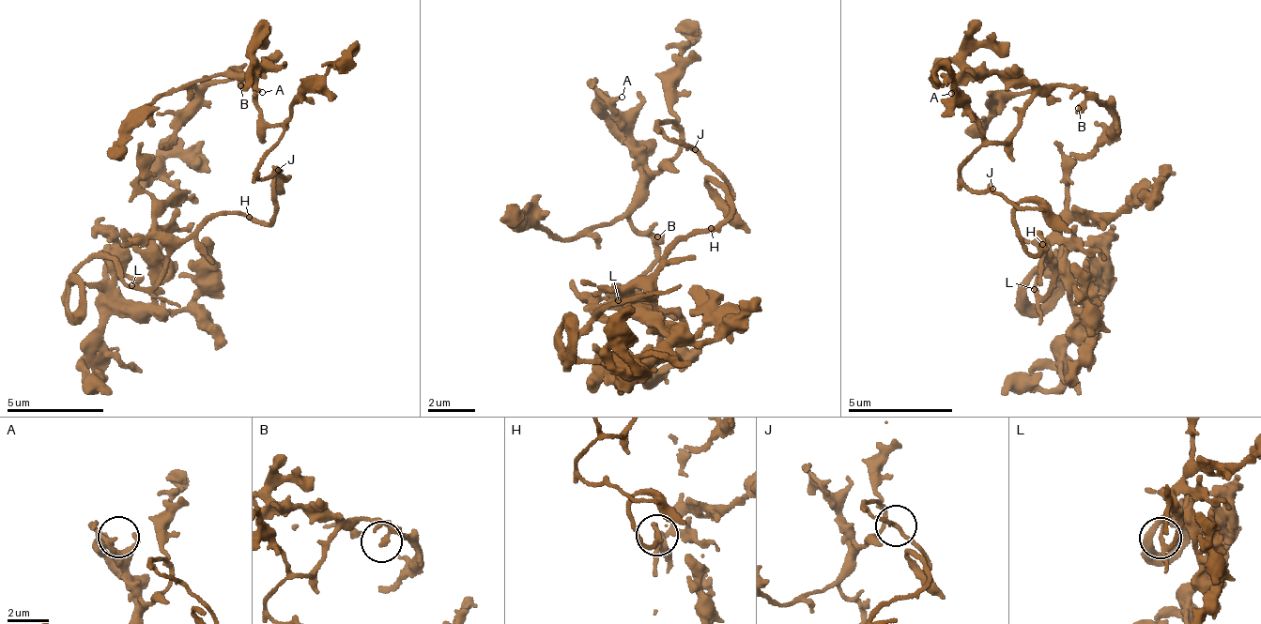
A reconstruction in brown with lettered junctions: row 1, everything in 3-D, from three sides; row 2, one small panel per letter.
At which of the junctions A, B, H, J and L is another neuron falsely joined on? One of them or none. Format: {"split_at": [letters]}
{"split_at": []}

